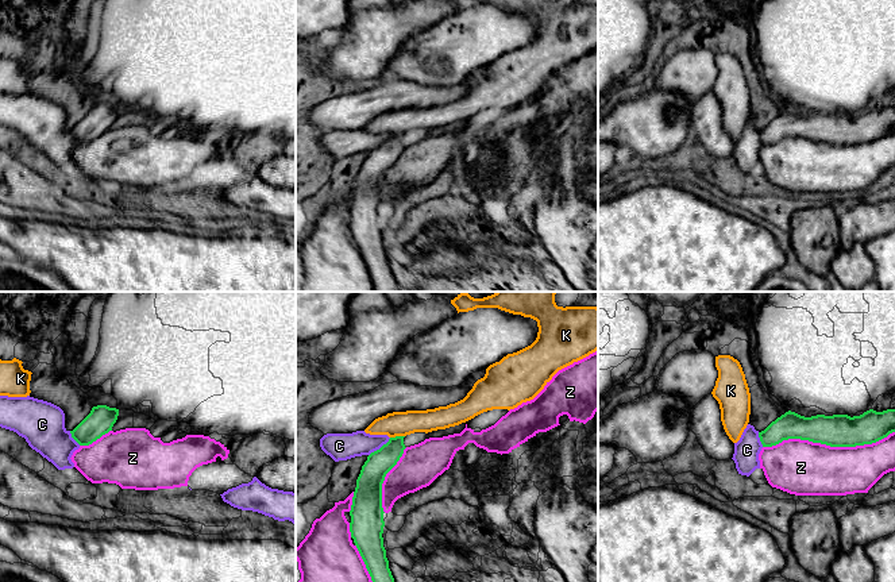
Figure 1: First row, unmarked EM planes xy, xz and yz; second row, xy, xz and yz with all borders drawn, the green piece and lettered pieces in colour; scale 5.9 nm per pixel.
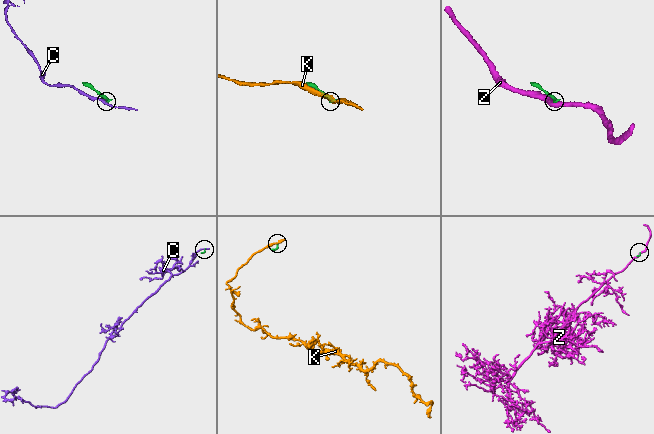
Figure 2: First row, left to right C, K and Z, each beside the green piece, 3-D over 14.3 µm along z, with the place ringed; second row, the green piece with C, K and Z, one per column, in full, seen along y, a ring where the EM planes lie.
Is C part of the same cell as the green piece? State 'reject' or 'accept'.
reject

